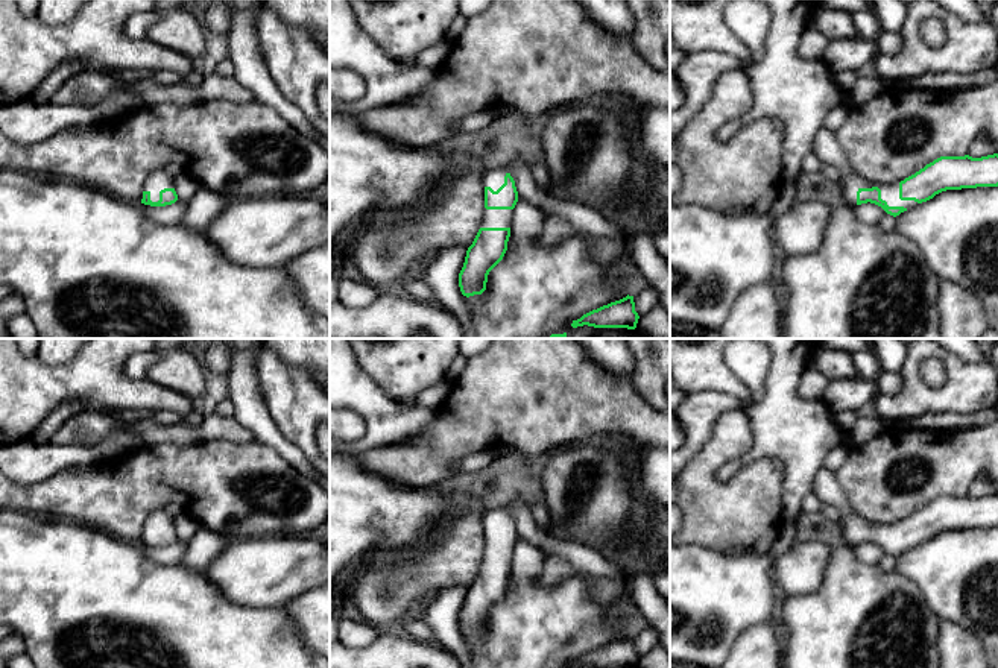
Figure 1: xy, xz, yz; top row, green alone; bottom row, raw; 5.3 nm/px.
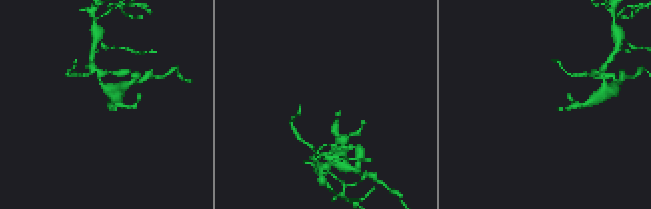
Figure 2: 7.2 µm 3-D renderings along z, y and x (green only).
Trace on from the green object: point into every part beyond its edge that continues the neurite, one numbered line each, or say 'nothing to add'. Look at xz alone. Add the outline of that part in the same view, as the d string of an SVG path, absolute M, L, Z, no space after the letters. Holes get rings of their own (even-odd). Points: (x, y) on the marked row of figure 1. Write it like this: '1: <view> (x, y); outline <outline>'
1: xz (494, 178); outline M510 162L507 165L485 172L482 176L483 187L491 187L494 191L497 191L504 184L504 176L509 173L513 164L515 162Z

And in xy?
1: xy (158, 179); outline M159 167L155 169L144 181L144 190L150 193L150 200L158 202L159 200L159 191L164 188L175 188L175 182L170 178L170 175L166 172L166 169Z

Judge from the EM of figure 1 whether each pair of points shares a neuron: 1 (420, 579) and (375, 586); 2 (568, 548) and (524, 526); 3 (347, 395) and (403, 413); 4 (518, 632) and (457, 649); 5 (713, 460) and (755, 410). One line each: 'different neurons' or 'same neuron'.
1: same neuron
2: same neuron
3: same neuron
4: different neurons
5: different neurons

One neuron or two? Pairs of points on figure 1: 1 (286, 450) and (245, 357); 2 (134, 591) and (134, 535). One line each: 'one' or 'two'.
1: one
2: two

